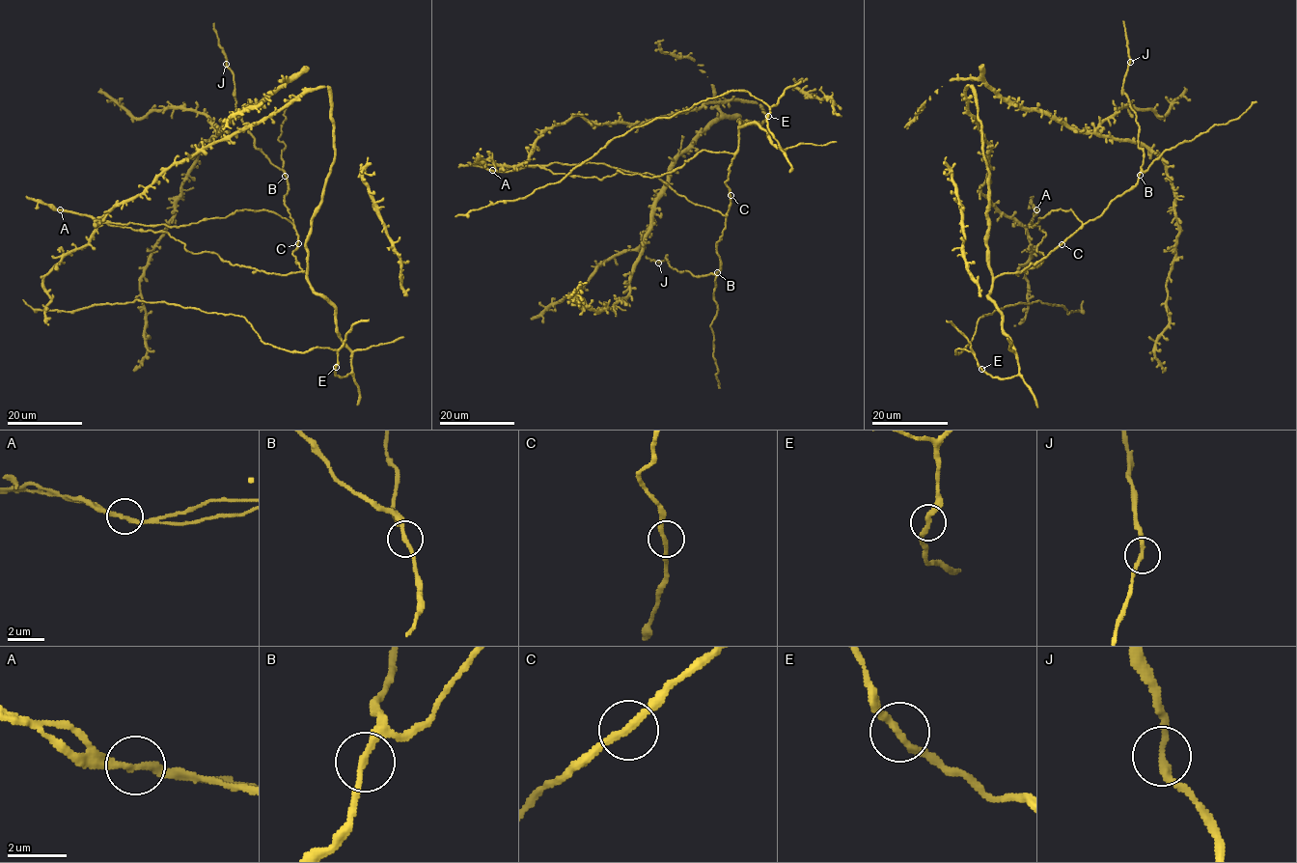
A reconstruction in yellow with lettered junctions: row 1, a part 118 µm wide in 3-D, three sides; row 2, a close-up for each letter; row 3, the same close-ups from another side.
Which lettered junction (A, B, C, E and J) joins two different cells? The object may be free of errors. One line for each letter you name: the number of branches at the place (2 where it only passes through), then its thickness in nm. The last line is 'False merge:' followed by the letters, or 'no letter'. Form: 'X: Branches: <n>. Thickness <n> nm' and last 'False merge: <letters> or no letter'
False merge: no letter

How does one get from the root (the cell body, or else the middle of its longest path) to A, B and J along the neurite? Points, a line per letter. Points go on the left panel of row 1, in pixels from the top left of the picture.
A: (323, 186), (306, 242), (307, 276), (232, 265), (215, 253), (186, 251), (164, 232), (110, 226), (61, 209)
B: (323, 186), (322, 202), (306, 242), (307, 276), (292, 254), (298, 236), (284, 203), (288, 191), (285, 176)
J: (323, 186), (306, 242), (307, 276), (292, 254), (298, 236), (284, 203), (286, 176), (254, 145), (226, 64)

